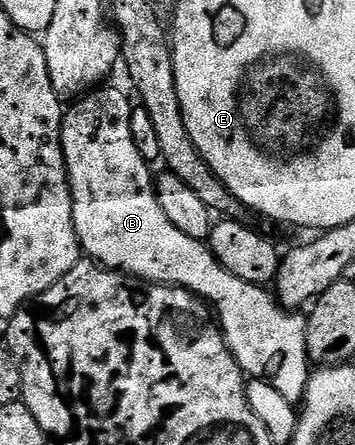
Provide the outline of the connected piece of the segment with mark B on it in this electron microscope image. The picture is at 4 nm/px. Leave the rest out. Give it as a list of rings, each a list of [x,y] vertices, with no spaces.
[[[96,87],[84,93],[75,103],[69,104],[62,123],[62,147],[68,168],[68,185],[72,189],[74,227],[81,250],[106,269],[119,269],[142,281],[186,289],[207,302],[211,308],[213,305],[220,316],[218,324],[224,334],[224,342],[245,374],[252,379],[271,381],[291,405],[299,406],[303,402],[310,376],[307,320],[303,316],[299,317],[299,312],[285,309],[265,286],[251,285],[238,279],[238,275],[226,271],[226,267],[219,265],[205,242],[190,239],[190,235],[170,223],[166,211],[162,211],[162,203],[158,203],[156,198],[154,173],[148,170],[151,169],[149,162],[138,155],[138,147],[134,147],[134,135],[130,135],[133,102],[128,102],[127,95],[120,89],[104,88]]]

